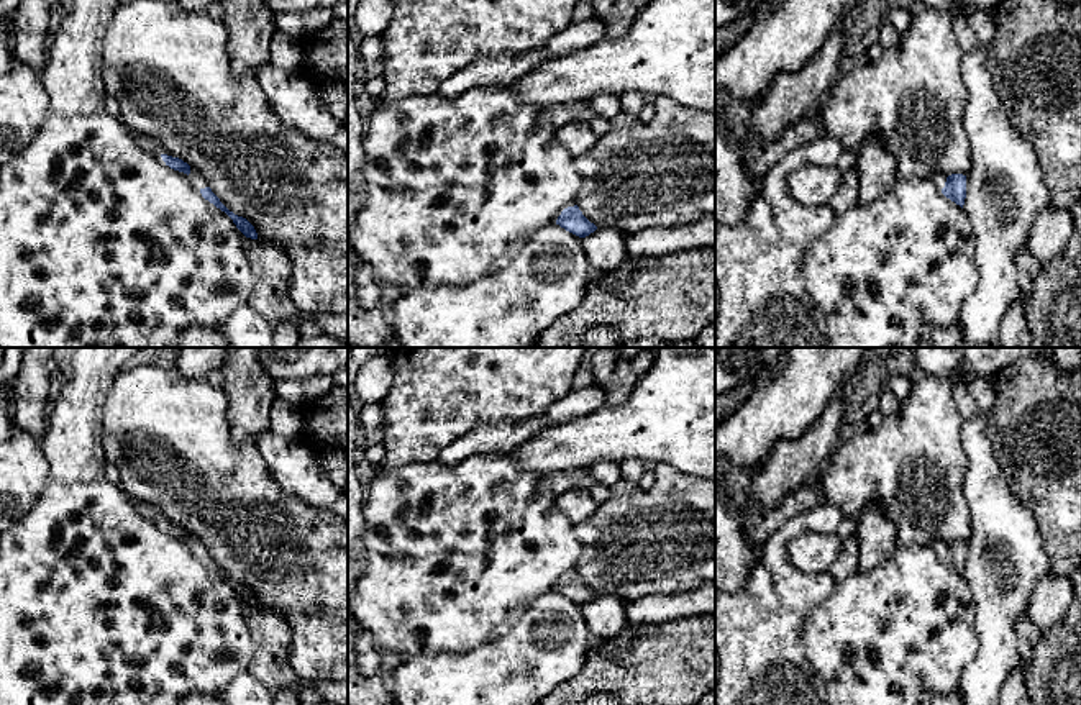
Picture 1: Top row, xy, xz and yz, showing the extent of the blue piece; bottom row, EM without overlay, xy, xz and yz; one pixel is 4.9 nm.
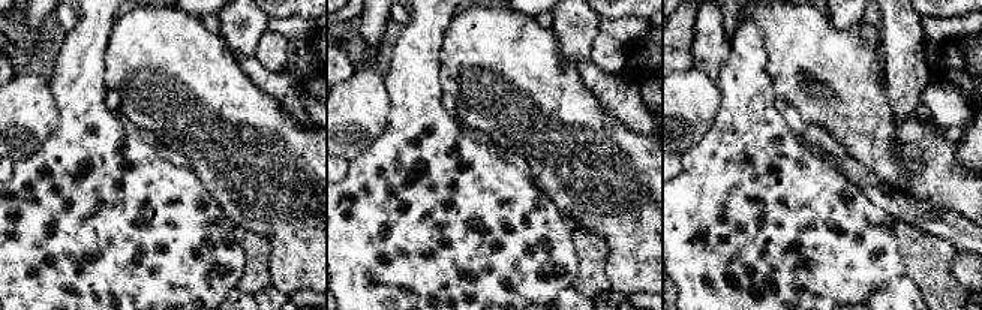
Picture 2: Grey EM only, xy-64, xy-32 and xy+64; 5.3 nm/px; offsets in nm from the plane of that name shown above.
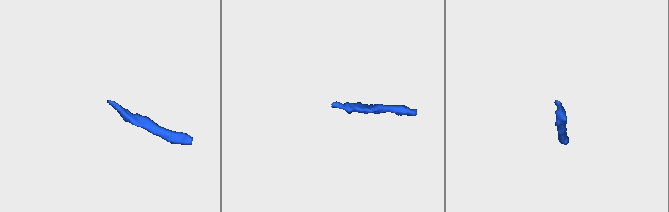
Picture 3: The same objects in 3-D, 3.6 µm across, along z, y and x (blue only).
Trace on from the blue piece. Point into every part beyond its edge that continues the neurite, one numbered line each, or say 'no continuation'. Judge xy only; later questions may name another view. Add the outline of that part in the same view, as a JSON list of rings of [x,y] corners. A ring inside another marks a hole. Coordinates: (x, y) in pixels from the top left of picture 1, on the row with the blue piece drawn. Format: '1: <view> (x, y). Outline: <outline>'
1: xy (199, 181). Outline: [[[190,167],[190,179],[192,179],[192,184],[200,190],[200,189],[205,189],[208,187],[205,177],[194,167]]]

